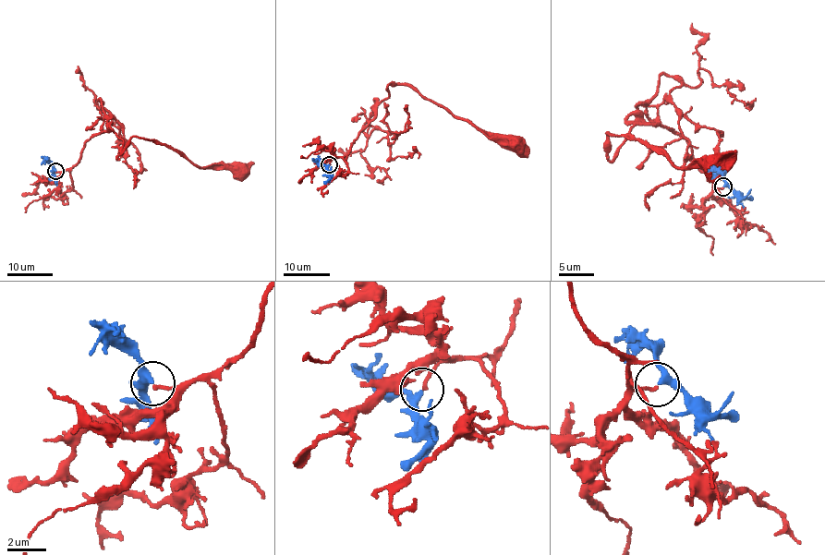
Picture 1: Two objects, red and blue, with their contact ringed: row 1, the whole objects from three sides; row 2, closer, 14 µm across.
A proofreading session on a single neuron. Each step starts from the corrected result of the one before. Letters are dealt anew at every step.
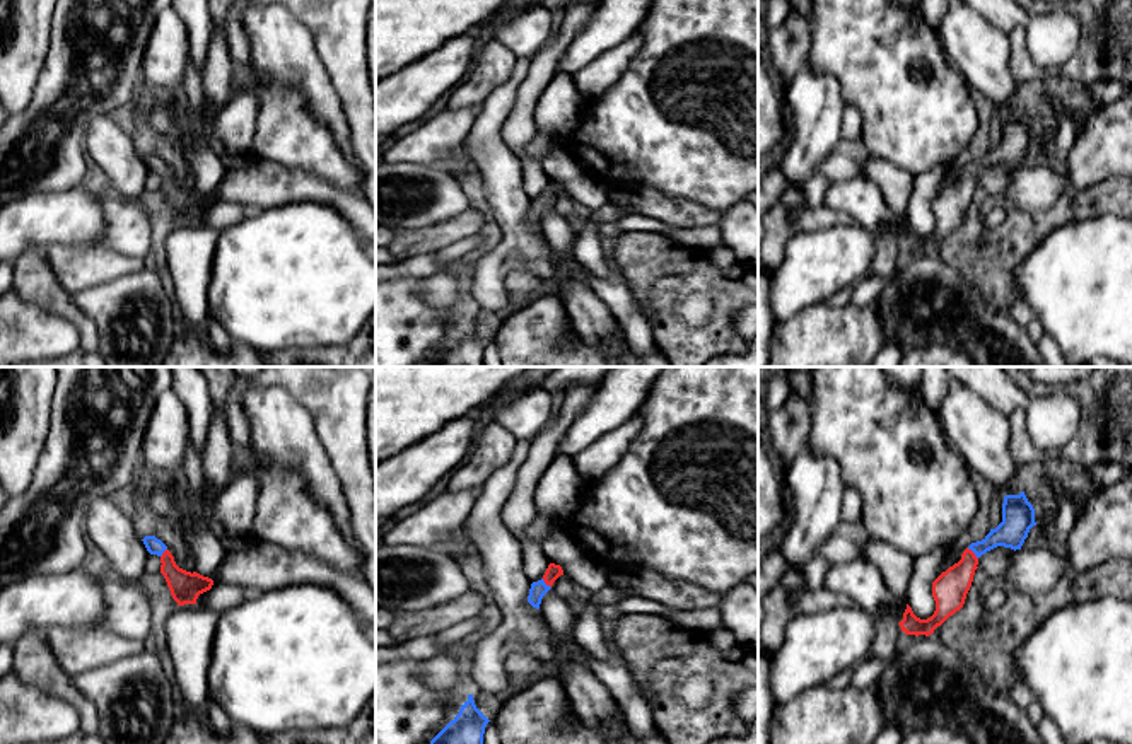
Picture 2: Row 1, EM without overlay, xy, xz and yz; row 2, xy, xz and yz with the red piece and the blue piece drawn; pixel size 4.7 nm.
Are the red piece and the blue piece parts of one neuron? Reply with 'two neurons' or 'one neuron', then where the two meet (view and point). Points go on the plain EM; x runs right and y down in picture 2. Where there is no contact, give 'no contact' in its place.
one neuron | yz (974, 171)

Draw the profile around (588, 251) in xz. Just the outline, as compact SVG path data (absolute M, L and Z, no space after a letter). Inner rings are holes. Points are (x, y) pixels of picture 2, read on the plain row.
M592 218L577 227L574 256L594 276L610 283L627 285L623 275L613 266L611 258L601 247L598 222Z

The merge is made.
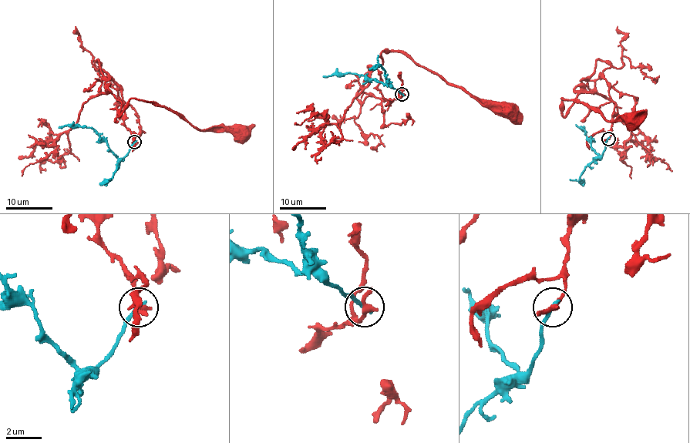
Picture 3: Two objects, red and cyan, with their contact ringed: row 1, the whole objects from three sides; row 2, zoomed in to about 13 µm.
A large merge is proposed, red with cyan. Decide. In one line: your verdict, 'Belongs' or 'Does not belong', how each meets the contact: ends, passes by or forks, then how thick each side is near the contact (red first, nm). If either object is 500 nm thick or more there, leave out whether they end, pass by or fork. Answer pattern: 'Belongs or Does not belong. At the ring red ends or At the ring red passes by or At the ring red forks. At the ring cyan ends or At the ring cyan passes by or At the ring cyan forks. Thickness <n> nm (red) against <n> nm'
Does not belong. At the ring red ends. At the ring cyan ends. Thickness 380 nm (red) against 240 nm

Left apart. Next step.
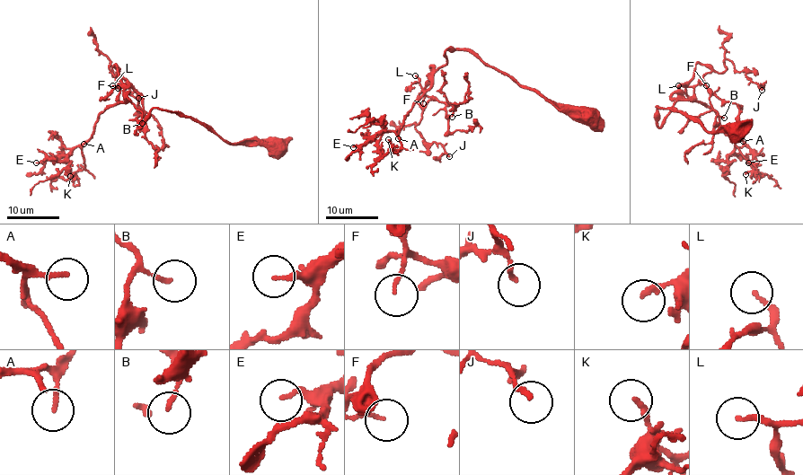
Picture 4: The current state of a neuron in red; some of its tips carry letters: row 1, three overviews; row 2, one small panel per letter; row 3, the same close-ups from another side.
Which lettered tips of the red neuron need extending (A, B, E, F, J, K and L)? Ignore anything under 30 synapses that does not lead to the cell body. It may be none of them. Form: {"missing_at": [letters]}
{"missing_at": ["A"]}

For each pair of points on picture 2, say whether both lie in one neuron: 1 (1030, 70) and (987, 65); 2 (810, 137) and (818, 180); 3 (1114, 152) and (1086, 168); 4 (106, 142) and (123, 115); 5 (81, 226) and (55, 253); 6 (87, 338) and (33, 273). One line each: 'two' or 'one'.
1: two
2: two
3: one
4: two
5: two
6: one

